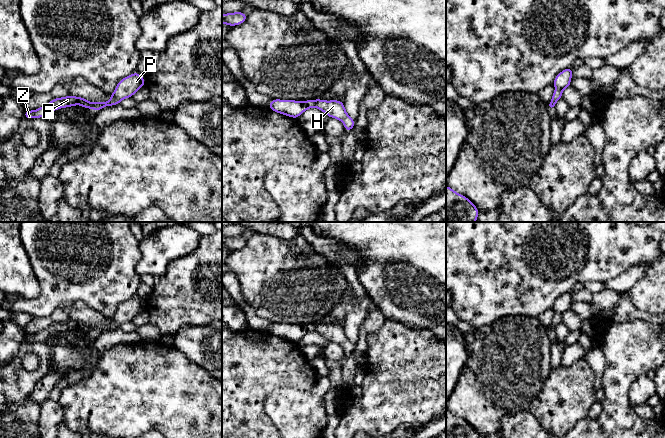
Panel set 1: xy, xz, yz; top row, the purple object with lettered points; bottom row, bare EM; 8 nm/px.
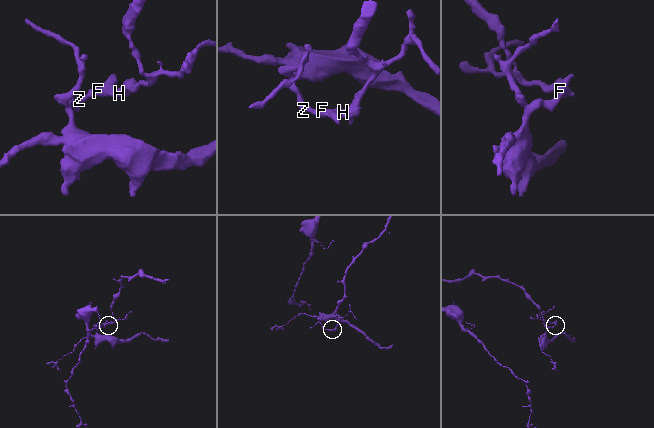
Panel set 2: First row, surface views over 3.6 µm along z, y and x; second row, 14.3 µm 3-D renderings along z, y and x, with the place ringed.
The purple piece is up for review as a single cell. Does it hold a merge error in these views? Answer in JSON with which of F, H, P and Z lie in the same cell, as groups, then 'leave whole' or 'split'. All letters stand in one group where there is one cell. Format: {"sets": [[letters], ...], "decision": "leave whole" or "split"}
{"sets": [["F", "Z"], ["H", "P"]], "decision": "split"}

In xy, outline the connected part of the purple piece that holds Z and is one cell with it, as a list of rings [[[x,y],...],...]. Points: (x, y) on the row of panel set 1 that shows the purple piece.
[[[69,95],[66,97],[55,98],[51,100],[47,105],[42,106],[37,110],[25,111],[24,116],[26,119],[41,118],[48,115],[52,111],[75,105],[81,105],[82,107],[88,109],[90,108],[91,103],[82,97],[75,97],[73,95]]]

